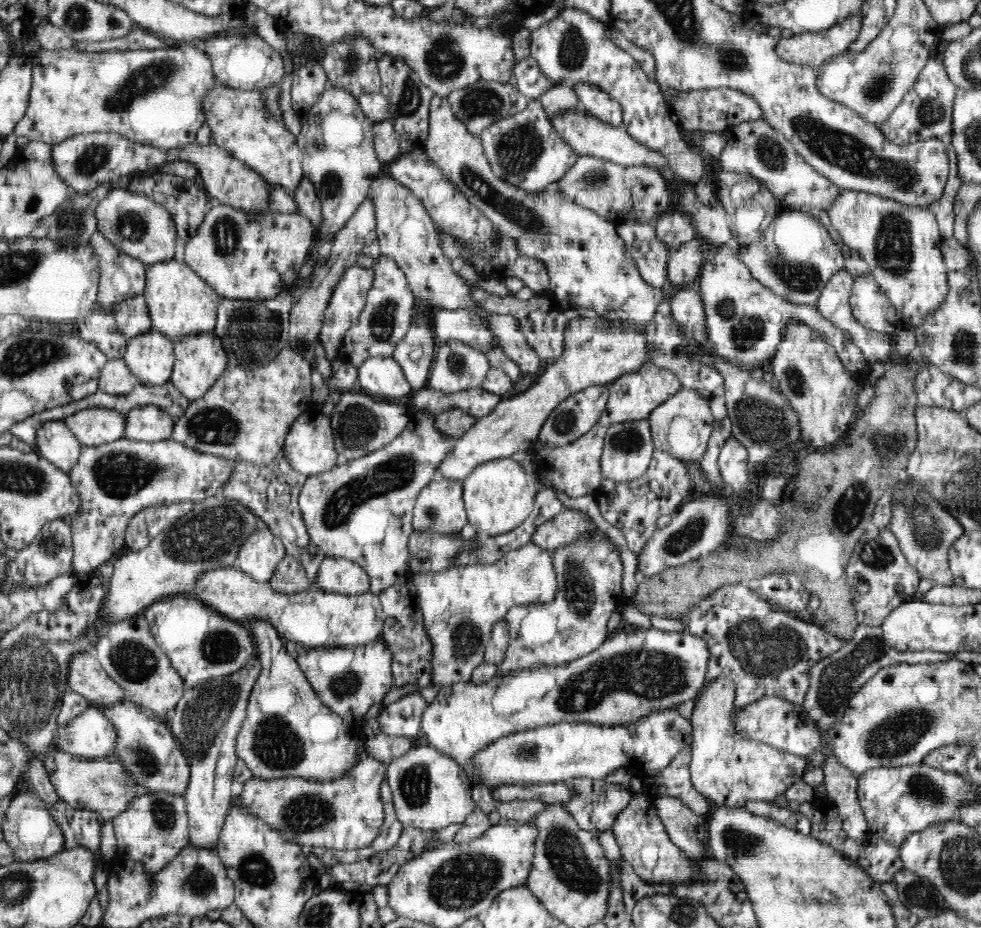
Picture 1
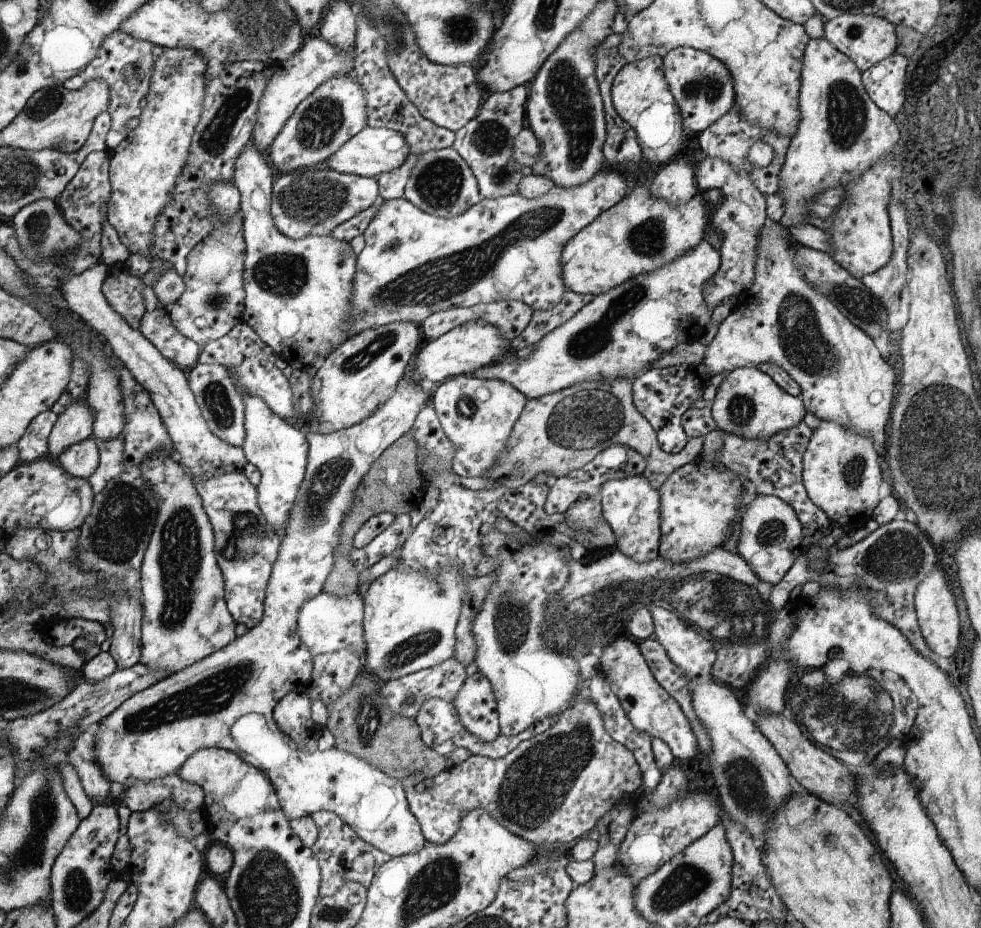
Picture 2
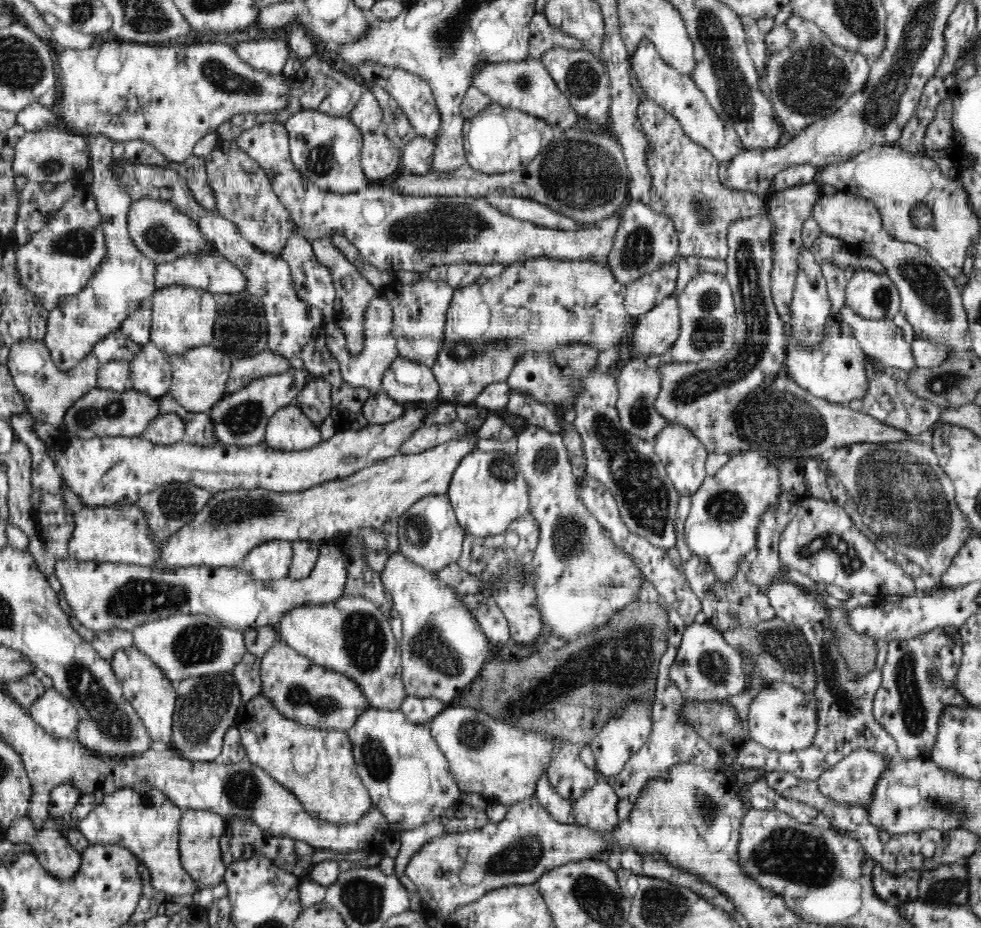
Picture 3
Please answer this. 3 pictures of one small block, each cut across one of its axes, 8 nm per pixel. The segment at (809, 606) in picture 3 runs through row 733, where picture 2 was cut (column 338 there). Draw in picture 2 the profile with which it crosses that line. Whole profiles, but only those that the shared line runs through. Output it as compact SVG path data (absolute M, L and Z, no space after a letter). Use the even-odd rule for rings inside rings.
M321 810L314 812L311 817L318 828L318 838L311 848L321 870L320 898L334 896L334 892L343 887L342 884L349 882L358 882L368 888L382 864L390 860L390 856L362 840L357 831L347 825L337 813Z

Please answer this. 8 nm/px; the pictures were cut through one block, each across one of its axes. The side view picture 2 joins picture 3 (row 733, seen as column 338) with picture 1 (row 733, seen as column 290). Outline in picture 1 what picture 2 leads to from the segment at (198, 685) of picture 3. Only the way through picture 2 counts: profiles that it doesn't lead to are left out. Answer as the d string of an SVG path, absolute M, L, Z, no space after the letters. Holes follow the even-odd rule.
M255 657L248 660L242 668L231 675L209 680L198 687L186 686L174 712L167 718L167 725L191 765L191 778L183 797L186 801L189 818L189 843L194 848L204 848L209 851L217 850L220 832L233 798L231 786L234 768L239 760L236 754L236 736L246 718L249 698L260 669L261 662Z

